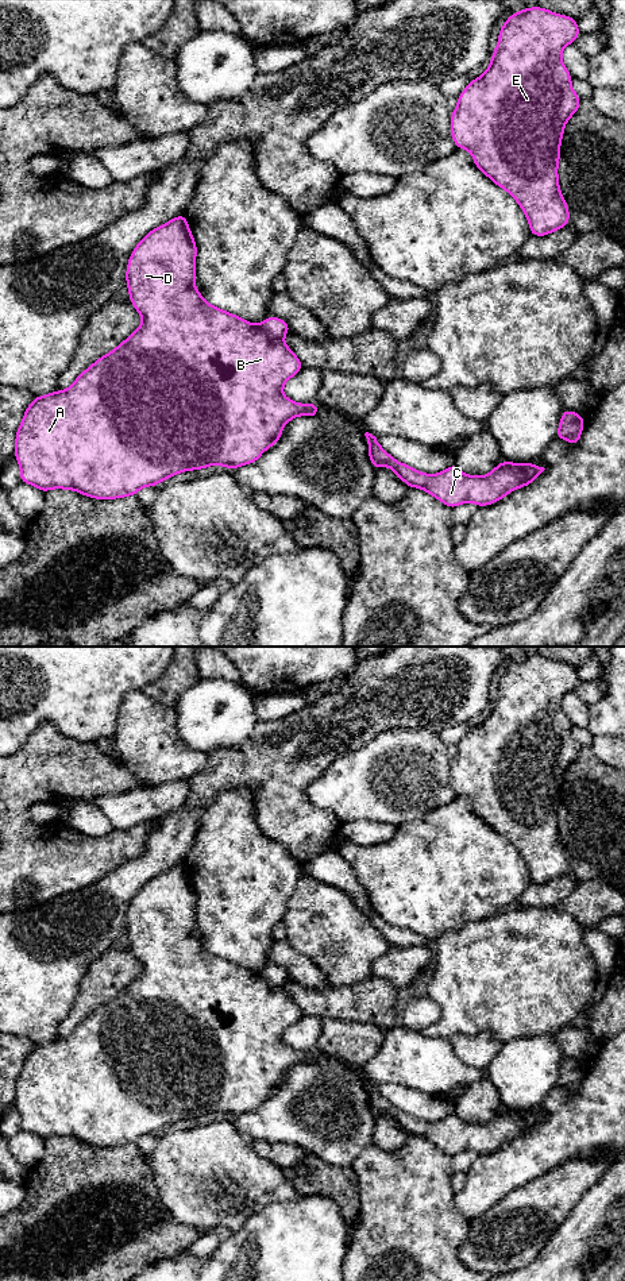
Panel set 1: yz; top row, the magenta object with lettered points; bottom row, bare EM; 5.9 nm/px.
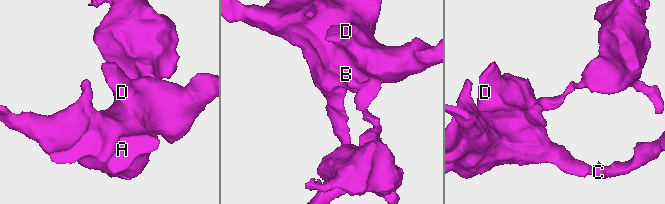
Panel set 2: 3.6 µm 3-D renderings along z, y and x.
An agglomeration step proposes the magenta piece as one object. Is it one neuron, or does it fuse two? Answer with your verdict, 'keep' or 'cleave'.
cleave

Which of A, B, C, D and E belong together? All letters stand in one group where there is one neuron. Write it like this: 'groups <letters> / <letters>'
groups A B C D / E

